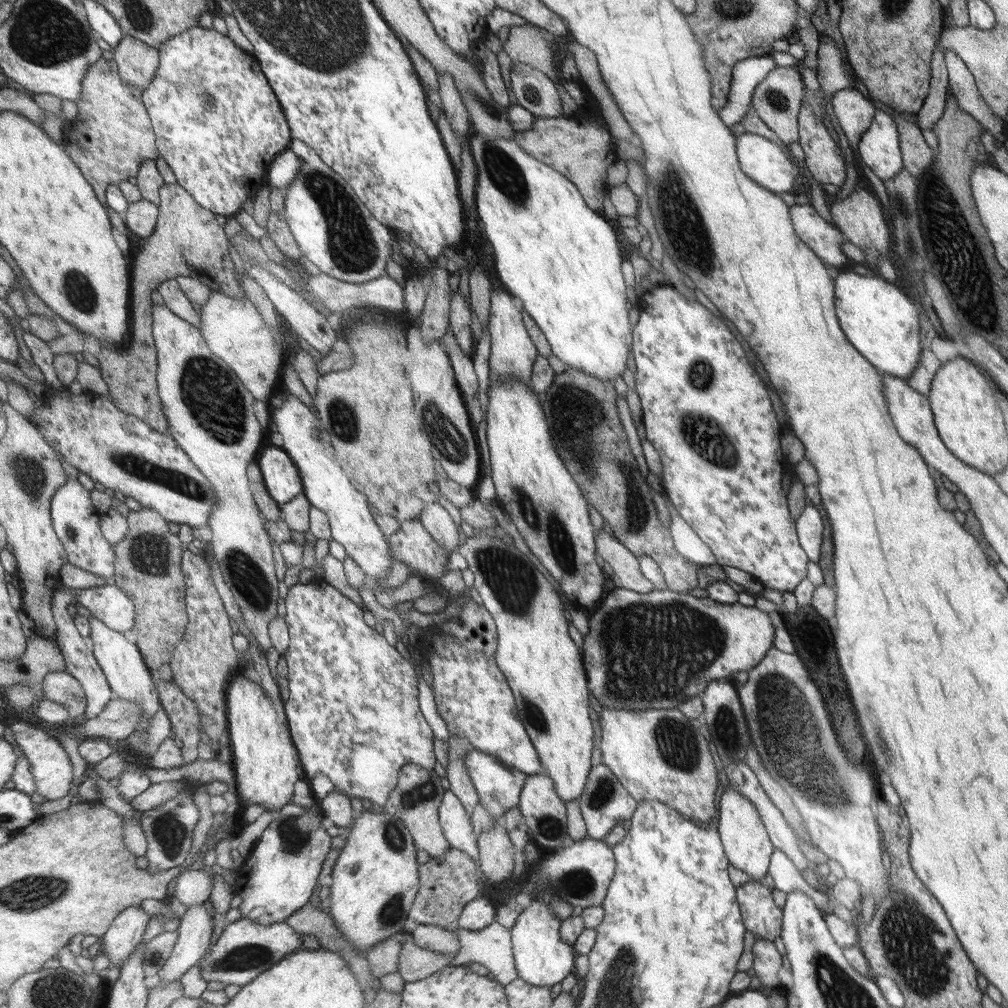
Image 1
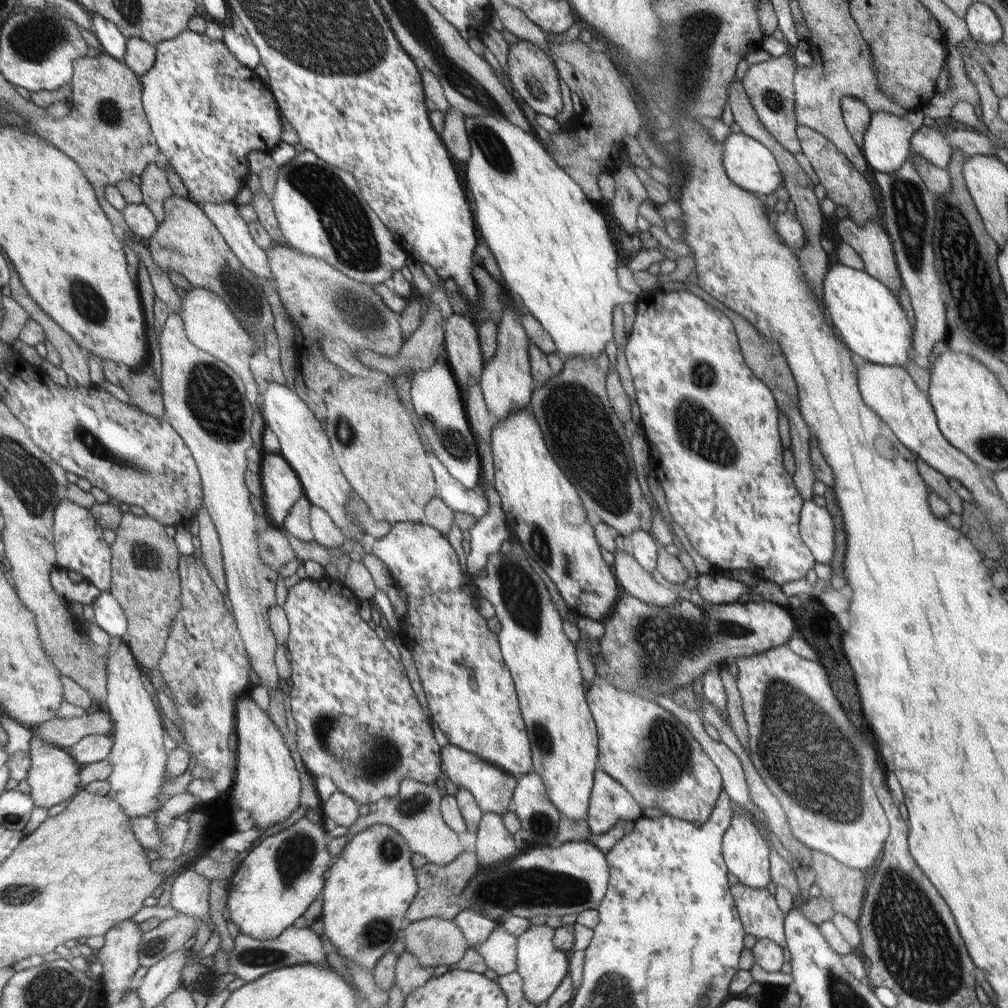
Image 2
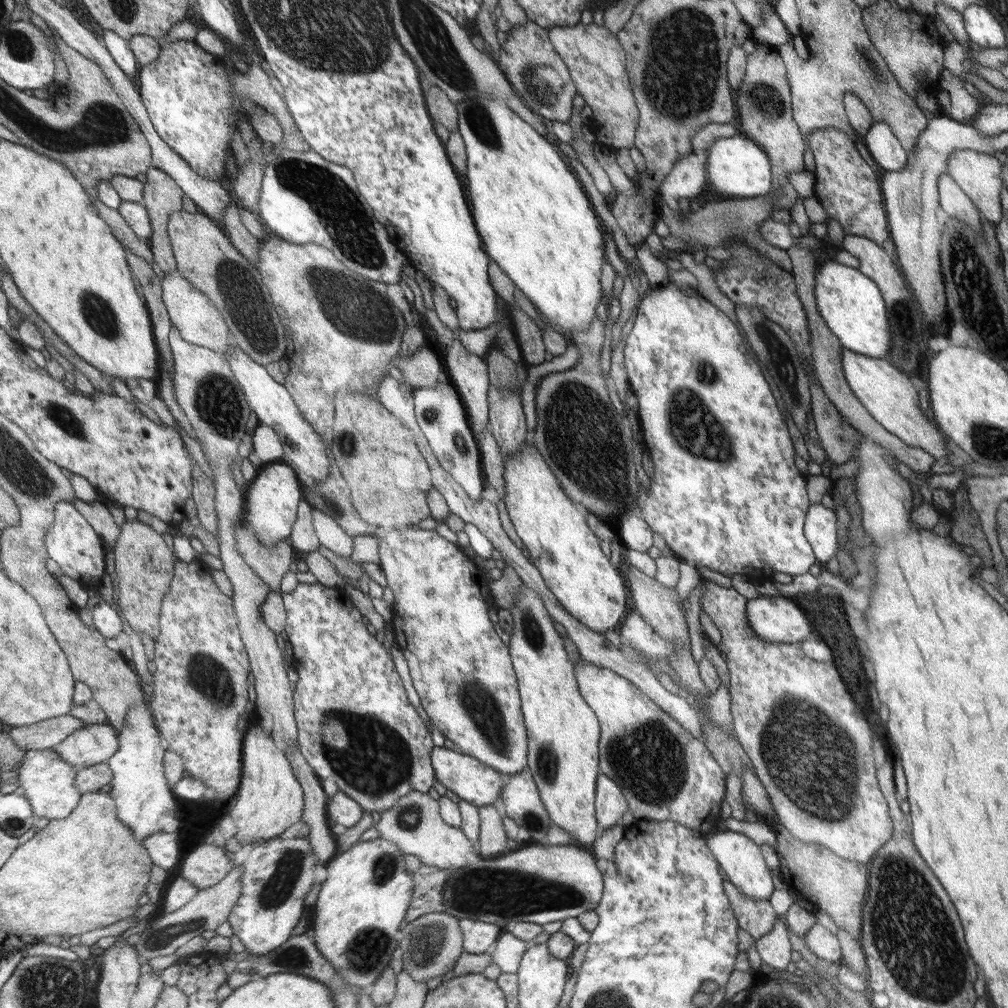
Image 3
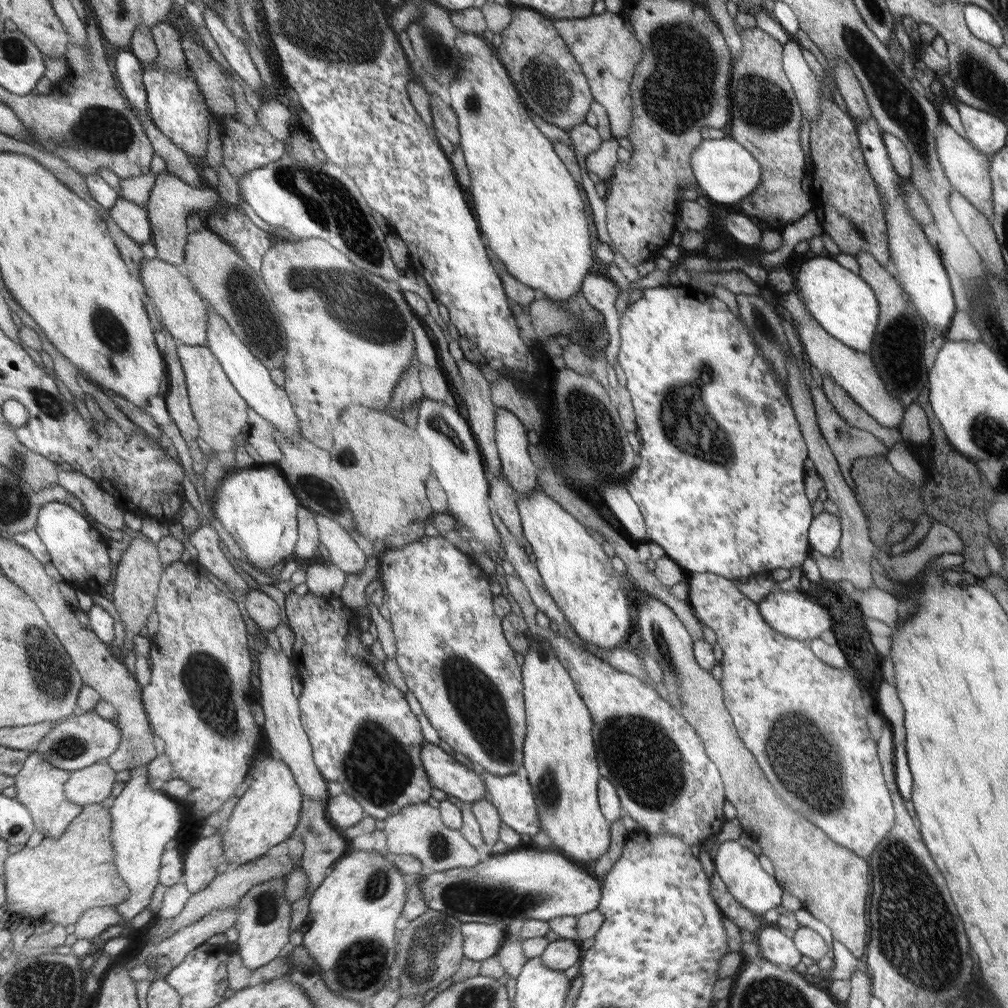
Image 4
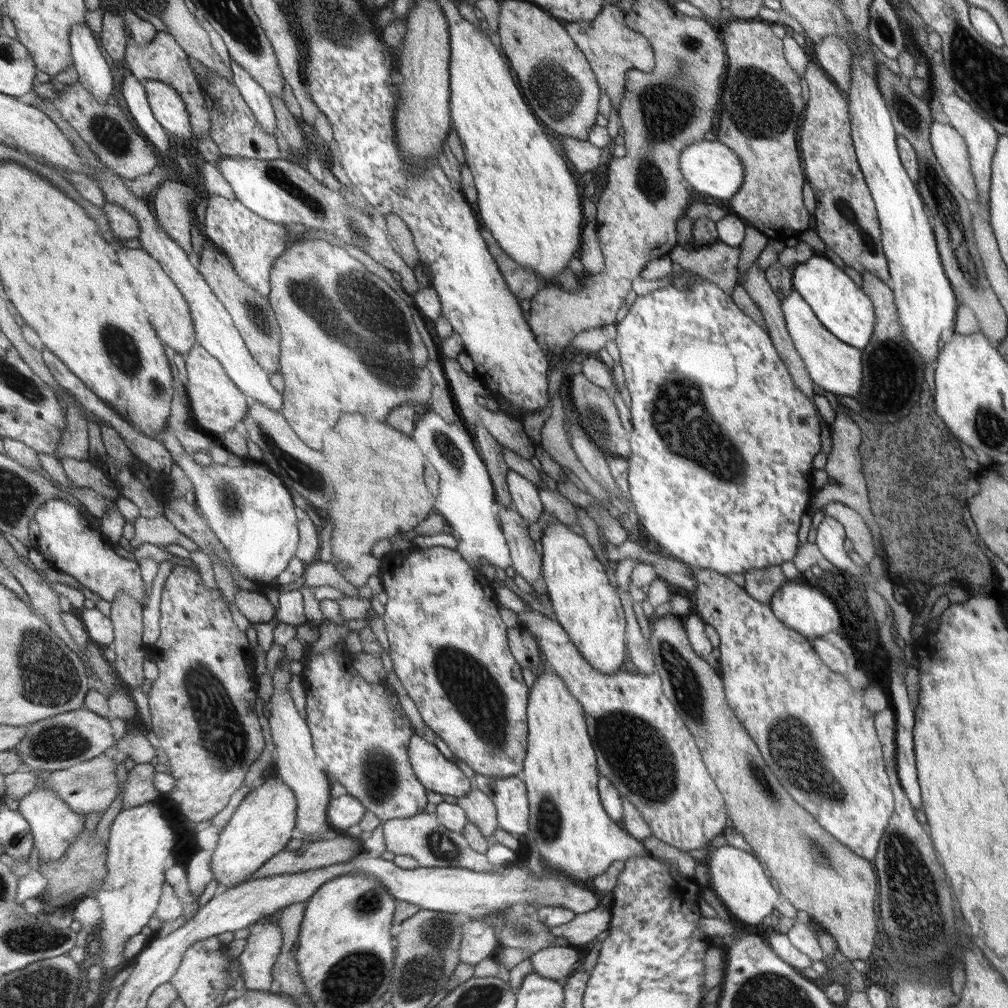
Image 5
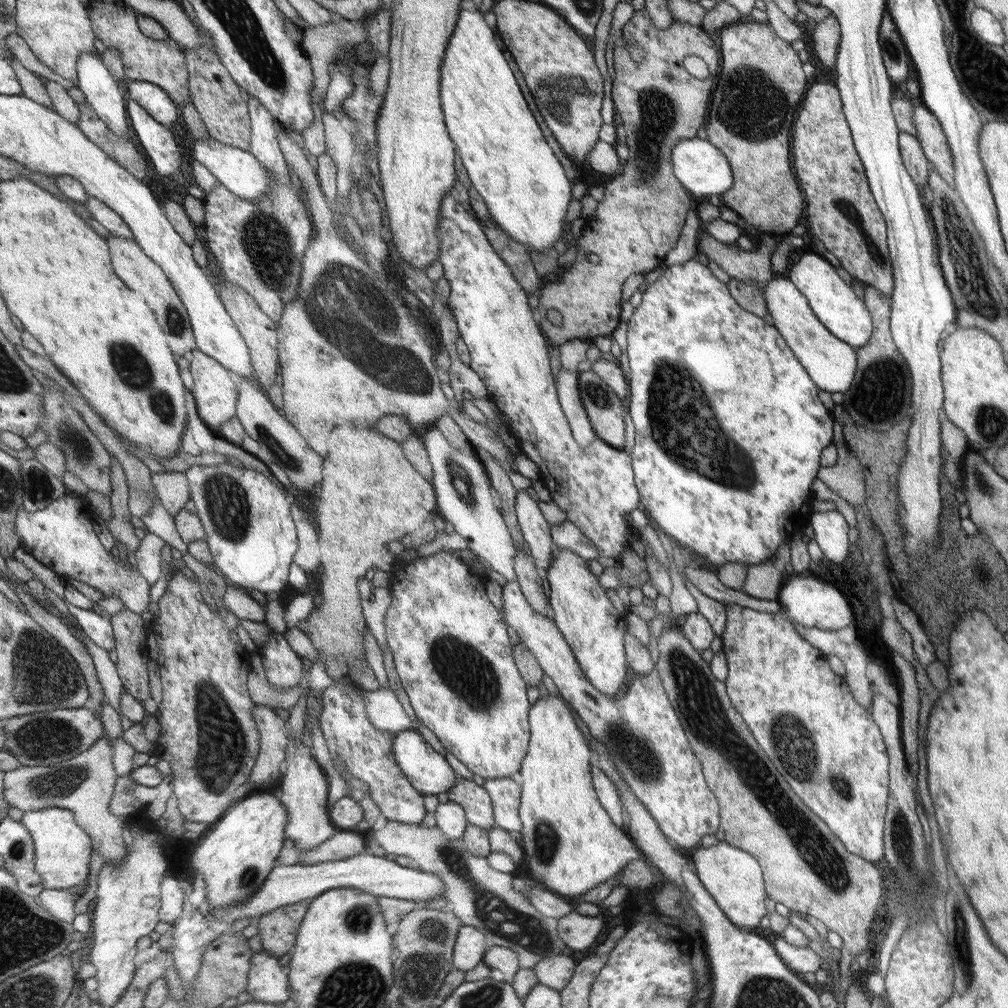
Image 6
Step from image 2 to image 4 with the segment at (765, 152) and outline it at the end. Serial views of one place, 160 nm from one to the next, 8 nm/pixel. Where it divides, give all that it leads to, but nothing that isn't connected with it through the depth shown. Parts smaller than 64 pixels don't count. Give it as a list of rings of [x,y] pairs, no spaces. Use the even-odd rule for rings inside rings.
[[[726,136],[720,139],[702,140],[692,152],[690,165],[698,187],[713,202],[735,204],[754,192],[763,177],[763,170],[758,160],[738,142]]]

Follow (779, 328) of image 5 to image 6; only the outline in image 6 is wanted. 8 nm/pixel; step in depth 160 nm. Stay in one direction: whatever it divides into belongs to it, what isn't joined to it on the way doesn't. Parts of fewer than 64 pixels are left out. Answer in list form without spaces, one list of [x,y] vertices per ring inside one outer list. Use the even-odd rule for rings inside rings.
[[[705,230],[698,231],[697,252],[705,254],[708,260],[712,260],[716,265],[719,265],[731,279],[744,279],[745,282],[752,282],[757,287],[759,293],[765,291],[765,284],[772,278],[769,258],[773,254],[778,242],[769,235],[759,235],[759,245],[753,251],[746,251],[739,248],[735,243],[723,244],[711,238]]]

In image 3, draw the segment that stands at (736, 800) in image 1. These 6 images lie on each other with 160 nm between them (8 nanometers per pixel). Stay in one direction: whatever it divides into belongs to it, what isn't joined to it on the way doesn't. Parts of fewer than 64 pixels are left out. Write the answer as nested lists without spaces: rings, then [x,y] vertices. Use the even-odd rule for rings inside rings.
[[[724,831],[711,834],[711,850],[715,850],[714,857],[719,861],[719,866],[722,866],[723,872],[727,874],[729,882],[735,888],[745,896],[751,897],[751,900],[768,900],[769,894],[773,892],[773,882],[757,844],[743,834]]]

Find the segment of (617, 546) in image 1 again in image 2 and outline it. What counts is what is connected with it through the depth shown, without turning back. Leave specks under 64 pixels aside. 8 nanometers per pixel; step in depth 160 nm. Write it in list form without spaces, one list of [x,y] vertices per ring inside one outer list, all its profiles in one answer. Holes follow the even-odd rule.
[[[615,549],[613,555],[613,571],[619,586],[627,595],[633,595],[644,603],[651,603],[653,606],[668,607],[675,601],[687,599],[689,590],[696,588],[696,576],[689,577],[683,584],[683,589],[675,593],[670,589],[659,585],[651,578],[650,573],[639,567],[638,562],[626,551]]]

